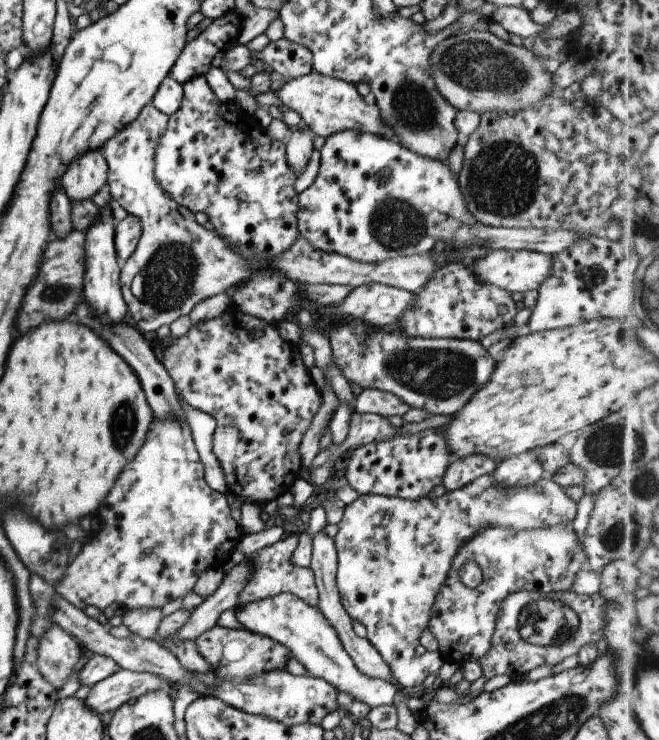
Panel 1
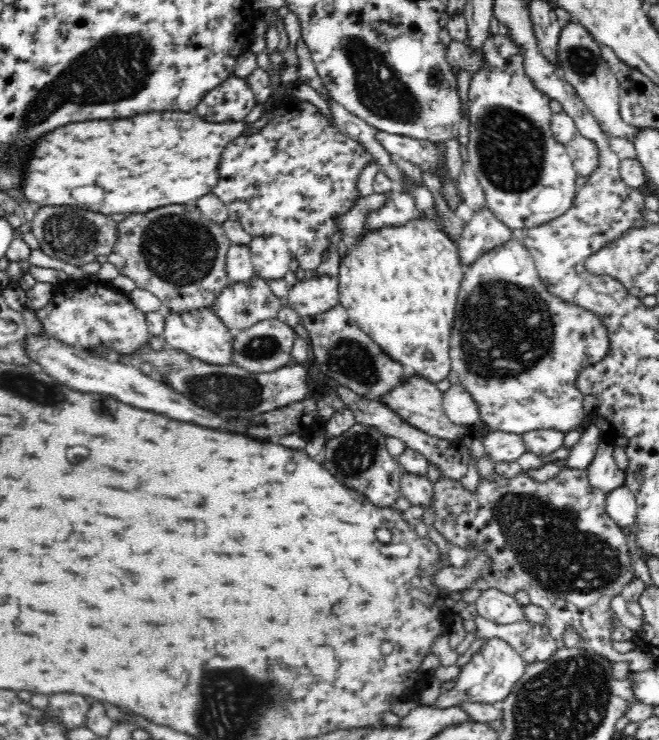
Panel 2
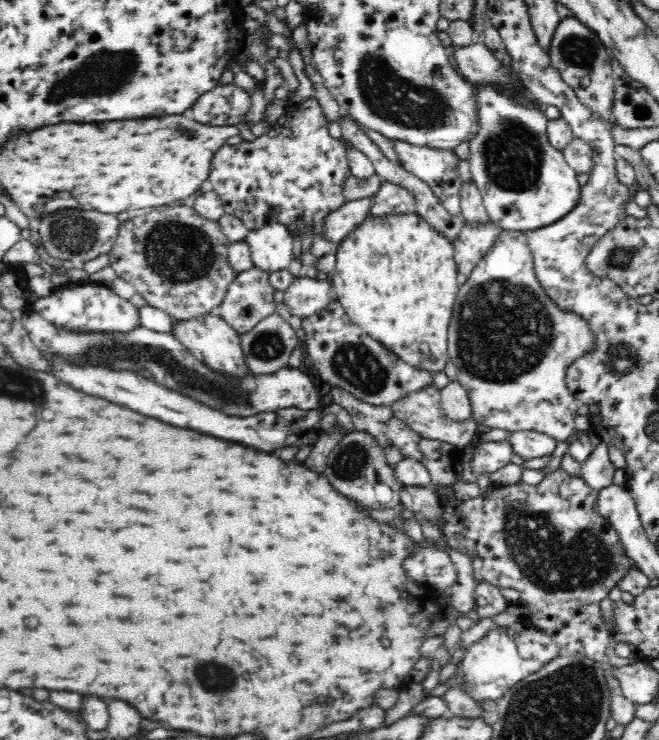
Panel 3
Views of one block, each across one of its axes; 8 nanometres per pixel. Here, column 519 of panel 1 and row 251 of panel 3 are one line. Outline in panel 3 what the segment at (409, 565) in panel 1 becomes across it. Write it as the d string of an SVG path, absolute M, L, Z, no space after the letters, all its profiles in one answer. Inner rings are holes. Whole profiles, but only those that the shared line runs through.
M503 230L498 241L488 250L488 253L478 262L478 265L472 269L470 276L461 281L456 304L454 304L452 324L450 324L450 330L448 330L447 351L449 361L458 369L455 380L468 391L468 398L472 405L472 418L483 429L502 428L502 430L508 430L510 433L518 430L540 431L554 437L557 442L562 442L562 440L566 440L566 438L576 432L574 418L578 416L576 409L579 407L578 400L568 391L568 385L566 385L567 369L580 356L584 356L584 354L588 354L588 352L592 352L596 348L596 335L590 329L586 319L582 319L576 313L560 309L546 295L544 288L540 285L540 281L536 278L532 252L528 247L527 236L528 232Z

